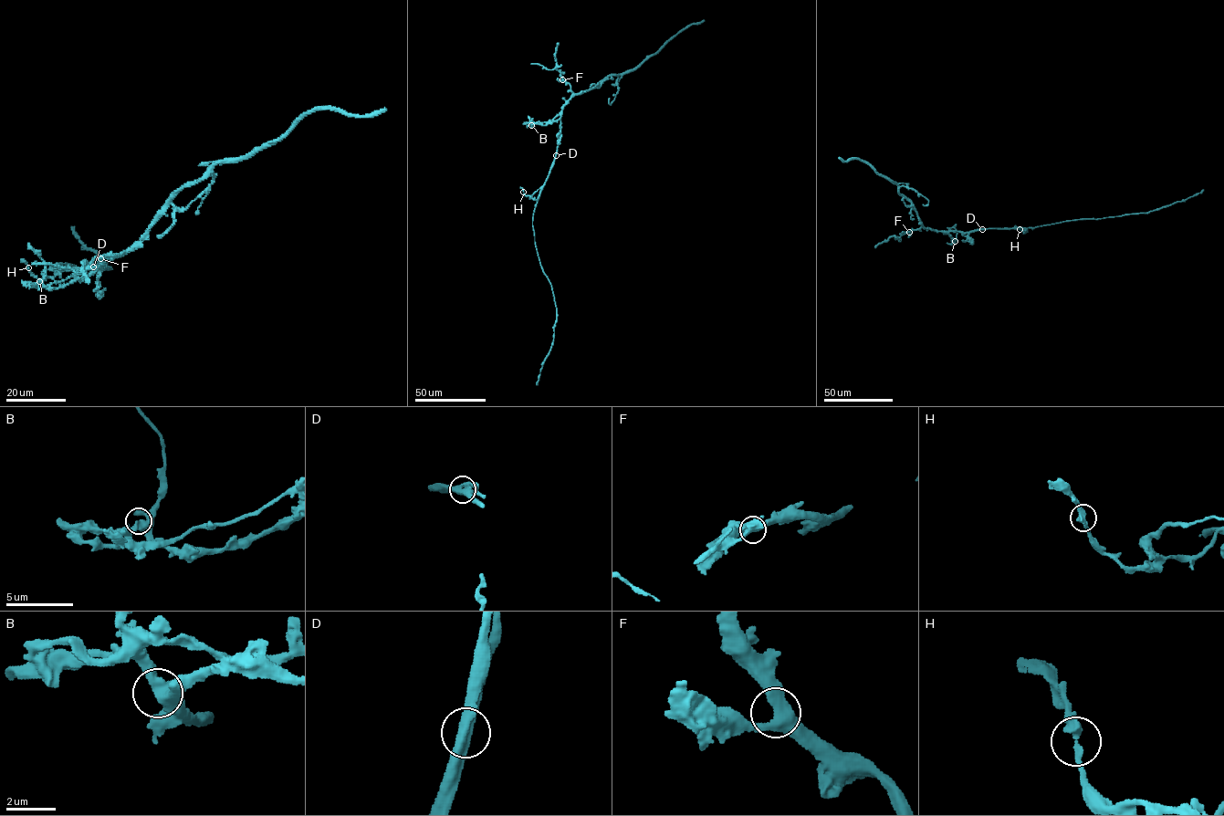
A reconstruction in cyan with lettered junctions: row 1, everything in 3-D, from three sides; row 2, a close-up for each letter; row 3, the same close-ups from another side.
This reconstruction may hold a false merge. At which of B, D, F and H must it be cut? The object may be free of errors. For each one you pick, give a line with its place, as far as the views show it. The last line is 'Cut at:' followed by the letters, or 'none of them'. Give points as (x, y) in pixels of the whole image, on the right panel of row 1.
D: Place: (982, 229)
Cut at: D

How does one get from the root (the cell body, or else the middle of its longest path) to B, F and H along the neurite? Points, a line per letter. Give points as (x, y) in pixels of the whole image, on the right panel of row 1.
B: (988, 228), (949, 232), (954, 244), (955, 241)
F: (988, 228), (970, 232), (944, 232), (921, 226), (909, 232)
H: (988, 228), (1019, 228), (1025, 232), (1020, 229)

